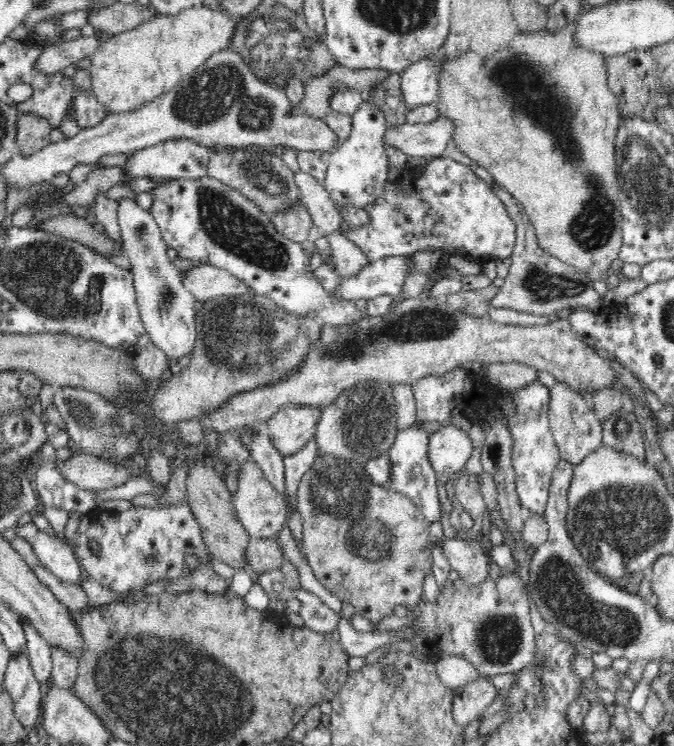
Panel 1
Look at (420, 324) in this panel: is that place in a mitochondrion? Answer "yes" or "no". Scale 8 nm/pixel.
yes

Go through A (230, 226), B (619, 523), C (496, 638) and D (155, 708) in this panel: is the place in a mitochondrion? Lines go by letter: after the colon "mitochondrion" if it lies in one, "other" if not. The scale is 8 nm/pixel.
A: mitochondrion
B: mitochondrion
C: mitochondrion
D: mitochondrion

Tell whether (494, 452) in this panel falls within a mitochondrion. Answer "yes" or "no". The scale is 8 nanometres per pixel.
no

